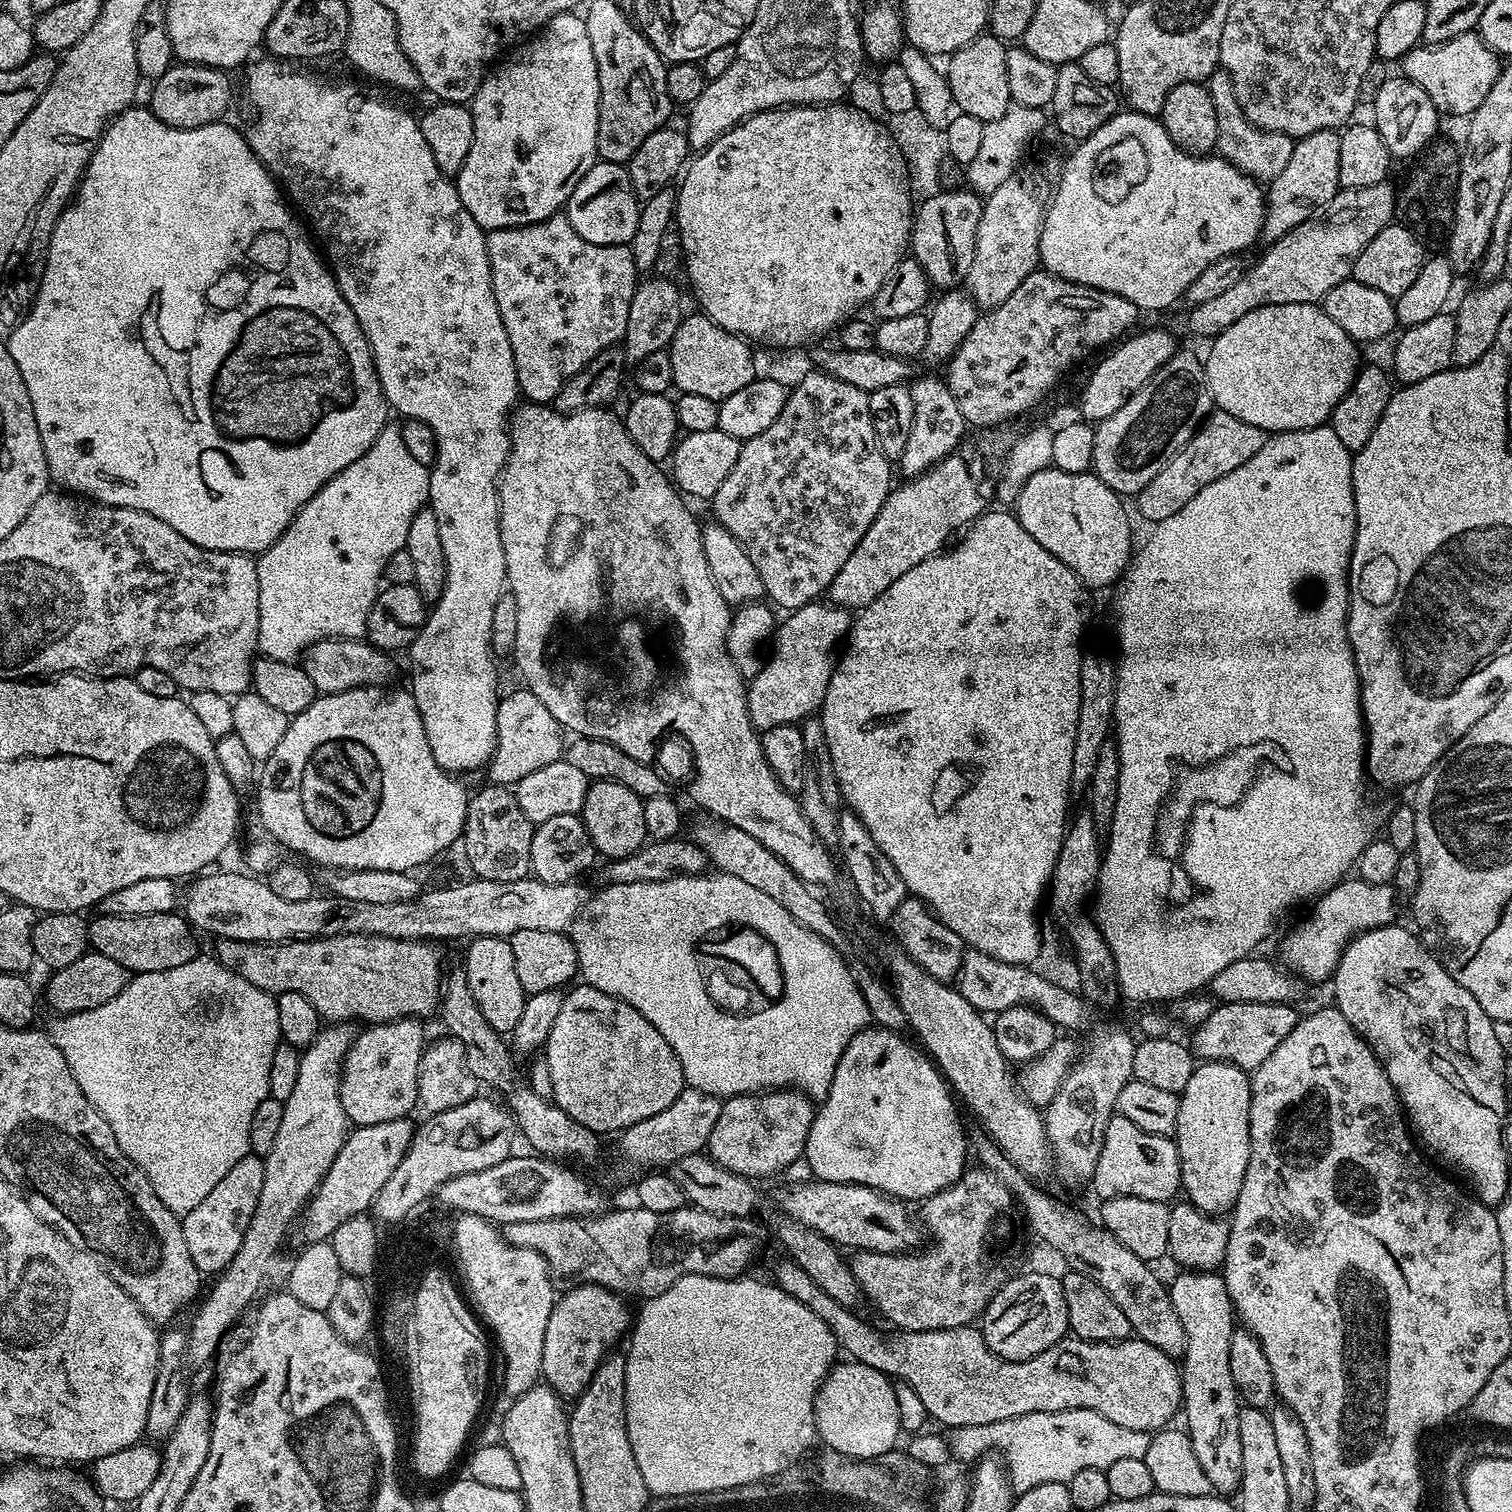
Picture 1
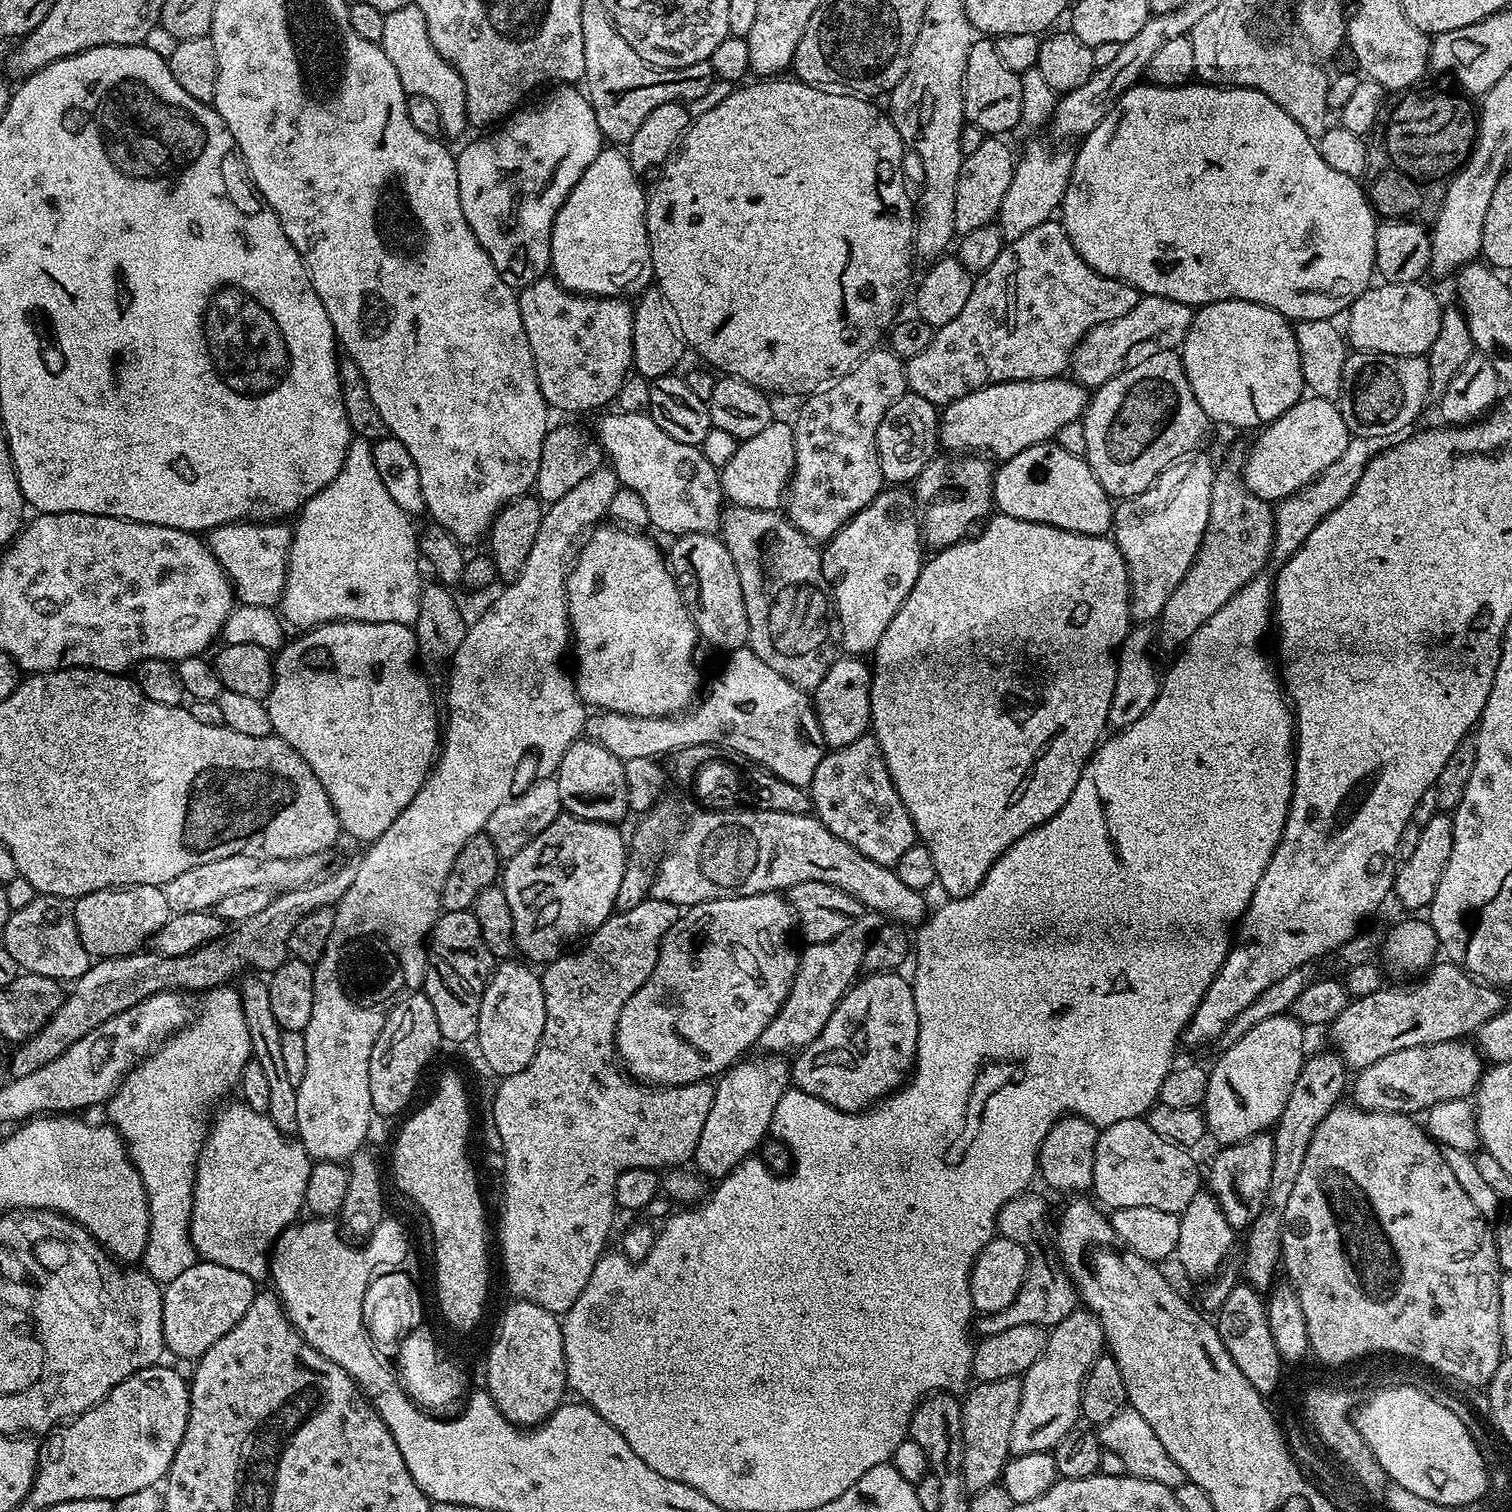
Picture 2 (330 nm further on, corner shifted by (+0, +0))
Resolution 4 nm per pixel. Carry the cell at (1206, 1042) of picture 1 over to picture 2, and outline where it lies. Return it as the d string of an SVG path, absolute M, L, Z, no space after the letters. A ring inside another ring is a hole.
M1451 962L1433 963L1423 973L1424 980L1417 984L1408 984L1405 988L1379 988L1374 994L1366 994L1353 999L1334 1018L1330 1025L1332 1031L1331 1047L1335 1049L1341 1060L1349 1069L1359 1070L1378 1062L1378 1058L1386 1058L1386 1054L1394 1054L1394 1050L1406 1050L1410 1046L1422 1046L1434 1042L1459 1040L1467 1037L1467 1032L1475 1033L1488 1019L1500 1013L1506 1002L1499 996L1495 987L1489 986L1474 976L1468 975L1463 968Z

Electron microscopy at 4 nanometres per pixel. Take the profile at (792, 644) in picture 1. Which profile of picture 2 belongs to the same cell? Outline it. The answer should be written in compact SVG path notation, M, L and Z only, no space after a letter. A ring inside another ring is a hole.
M904 486L885 487L867 504L862 511L854 514L838 534L823 545L820 553L820 565L828 586L832 589L832 603L836 605L836 614L840 617L842 648L847 655L864 658L875 653L882 634L886 634L886 626L898 614L902 602L914 590L914 582L918 582L918 574L922 567L922 533L918 517L918 509L913 493Z

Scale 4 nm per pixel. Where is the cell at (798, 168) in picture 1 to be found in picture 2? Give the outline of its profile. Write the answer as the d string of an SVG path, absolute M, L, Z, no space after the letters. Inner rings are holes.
M760 78L755 81L757 84L745 83L740 86L745 88L730 93L689 123L676 151L664 161L656 189L647 193L644 220L648 224L654 284L666 298L685 345L717 373L736 376L766 394L807 398L851 372L865 354L879 345L879 340L881 343L885 339L897 319L896 311L914 261L914 200L908 197L904 185L906 145L885 109L883 112L875 108L871 99L859 94L801 84L795 78L780 79L784 78Z

